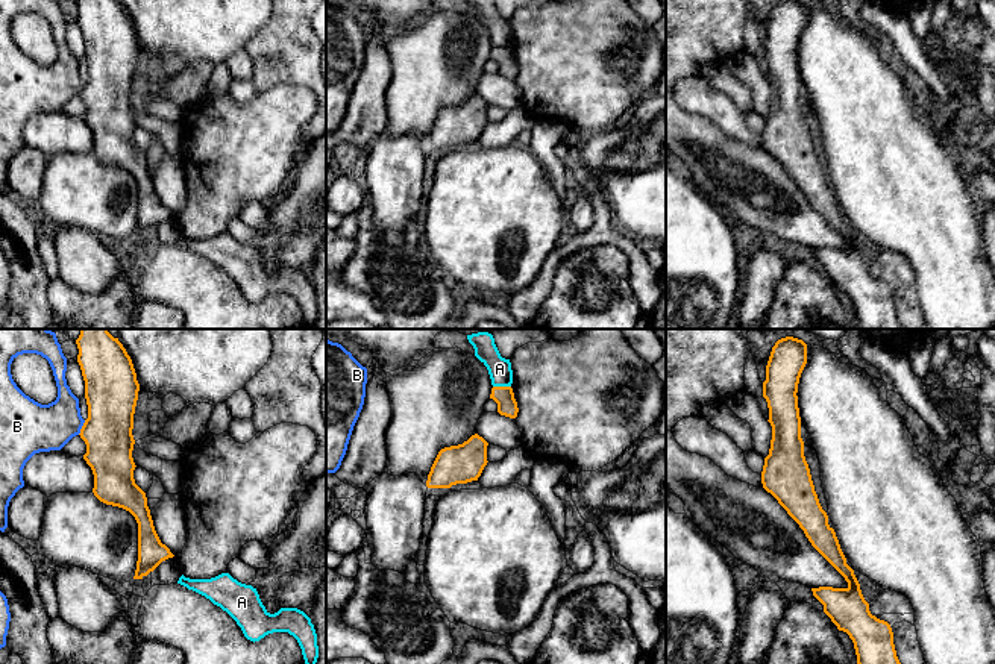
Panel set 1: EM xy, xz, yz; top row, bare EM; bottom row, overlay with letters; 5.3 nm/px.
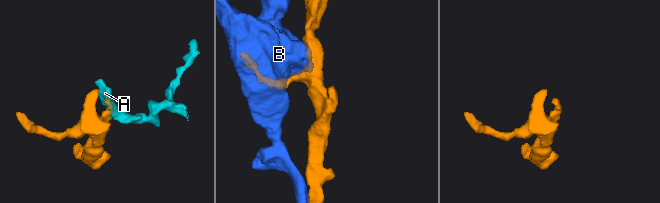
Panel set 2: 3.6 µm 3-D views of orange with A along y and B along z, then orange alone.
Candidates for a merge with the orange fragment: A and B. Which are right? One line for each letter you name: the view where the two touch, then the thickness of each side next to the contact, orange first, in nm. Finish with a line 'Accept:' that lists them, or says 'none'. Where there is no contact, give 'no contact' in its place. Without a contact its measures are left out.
Accept: none

